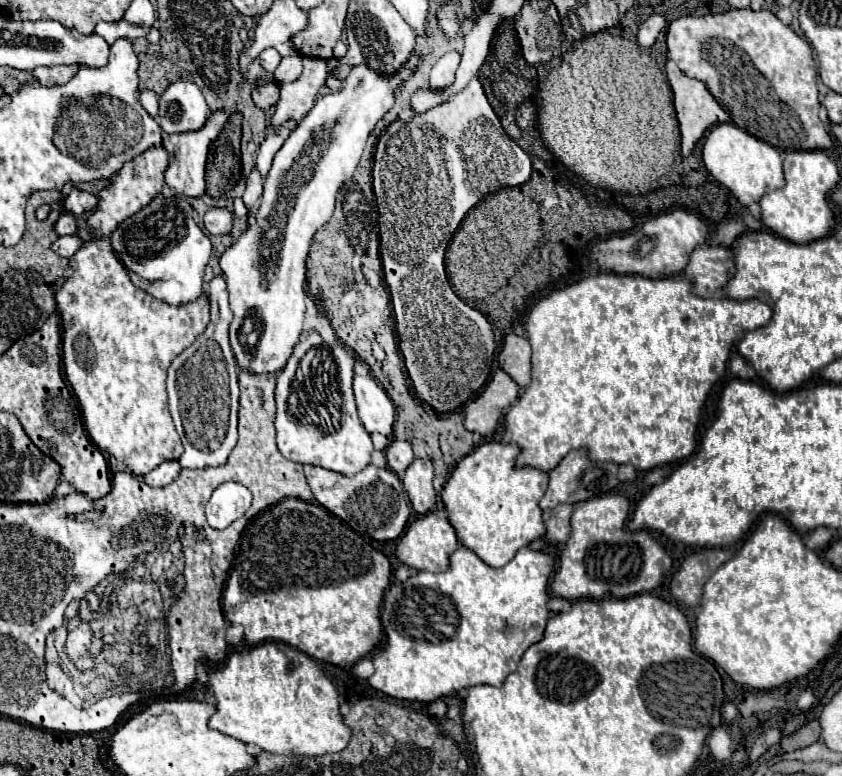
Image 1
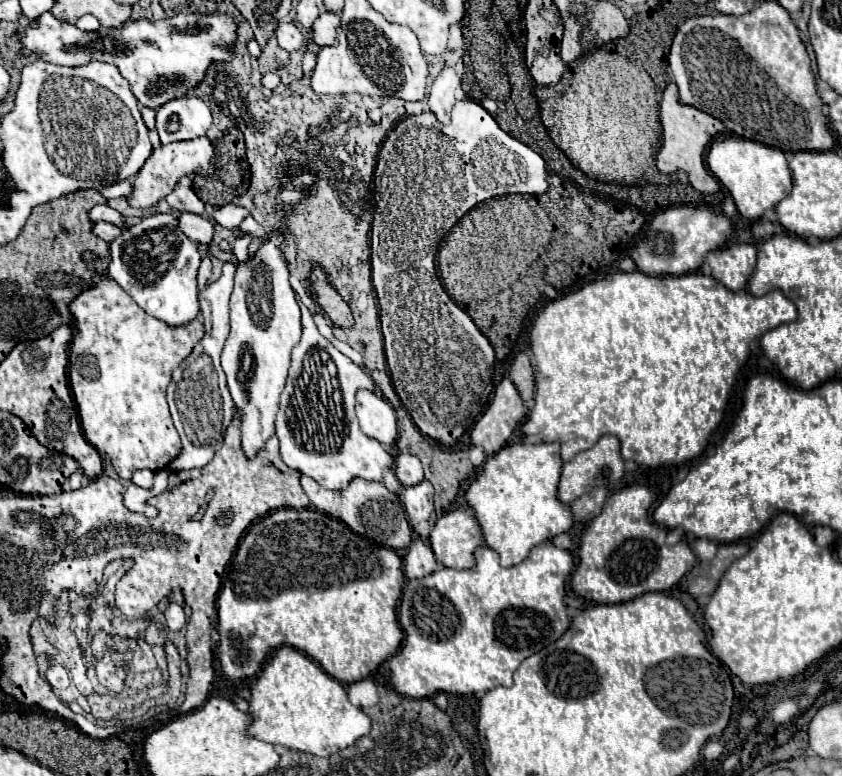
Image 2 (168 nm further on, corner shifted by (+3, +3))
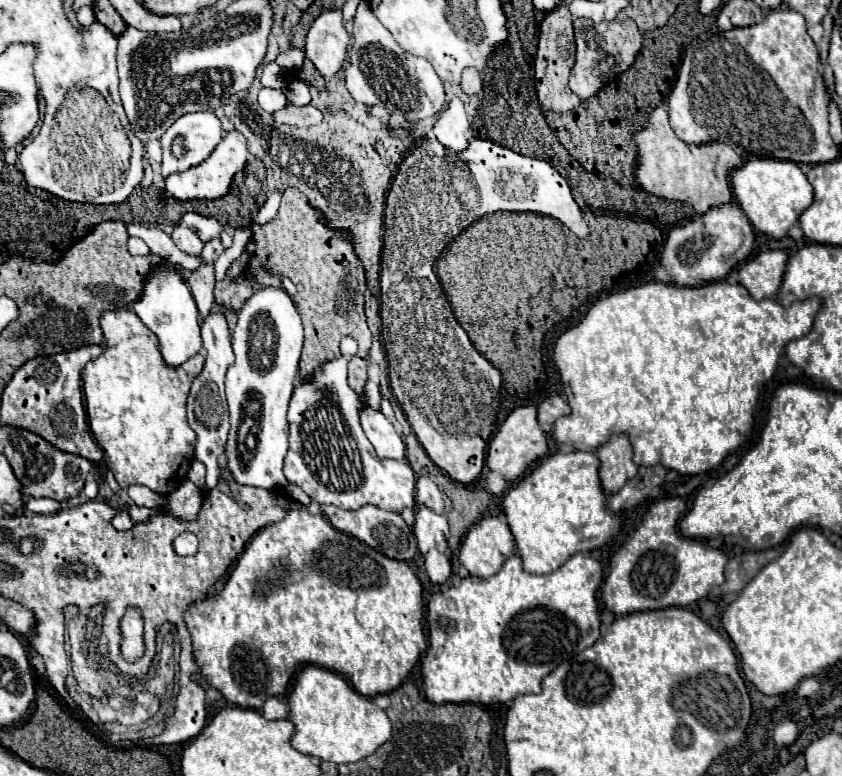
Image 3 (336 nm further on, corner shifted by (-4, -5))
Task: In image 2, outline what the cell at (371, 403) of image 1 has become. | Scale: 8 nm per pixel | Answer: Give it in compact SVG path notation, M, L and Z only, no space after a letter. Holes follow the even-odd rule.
M358 389L356 415L360 421L360 429L368 437L372 437L384 445L392 445L396 441L396 435L398 435L396 413L394 413L390 401L384 399L380 393L368 391L368 389Z

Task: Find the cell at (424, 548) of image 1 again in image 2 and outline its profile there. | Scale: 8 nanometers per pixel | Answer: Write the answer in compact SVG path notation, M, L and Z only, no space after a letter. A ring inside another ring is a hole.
M452 509L436 519L428 533L436 561L450 569L470 569L472 551L482 545L480 527L468 509Z

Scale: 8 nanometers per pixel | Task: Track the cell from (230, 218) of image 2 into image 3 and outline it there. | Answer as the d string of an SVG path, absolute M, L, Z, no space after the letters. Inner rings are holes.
M209 241L203 247L201 257L201 265L189 273L189 289L191 295L195 299L197 311L199 311L199 319L205 321L205 317L211 311L213 305L213 289L215 289L215 261L219 259L219 255L223 253L223 245L221 241Z

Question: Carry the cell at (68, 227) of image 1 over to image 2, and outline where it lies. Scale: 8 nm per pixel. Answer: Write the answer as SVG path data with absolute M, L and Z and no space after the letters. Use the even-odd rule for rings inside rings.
M98 221L98 223L94 223L92 233L96 233L96 235L98 235L100 239L104 239L104 241L112 241L112 239L116 239L116 237L120 235L120 229L114 227L114 225L110 225L110 223Z

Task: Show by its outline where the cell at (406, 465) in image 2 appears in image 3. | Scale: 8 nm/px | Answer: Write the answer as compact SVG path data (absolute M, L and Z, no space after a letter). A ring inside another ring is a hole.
M419 477L419 479L417 479L415 501L417 501L417 505L425 505L425 507L429 507L433 513L439 513L439 515L445 513L443 495L441 495L439 487L437 487L429 477Z

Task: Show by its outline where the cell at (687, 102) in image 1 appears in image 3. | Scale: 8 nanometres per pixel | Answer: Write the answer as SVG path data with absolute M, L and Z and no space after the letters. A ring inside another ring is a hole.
M657 107L649 115L647 127L635 131L633 137L637 145L637 163L633 169L633 179L643 191L671 201L689 203L699 215L703 215L709 207L727 203L731 199L729 173L737 169L743 159L729 145L683 145L683 141L679 141L675 133L671 133L665 107Z

